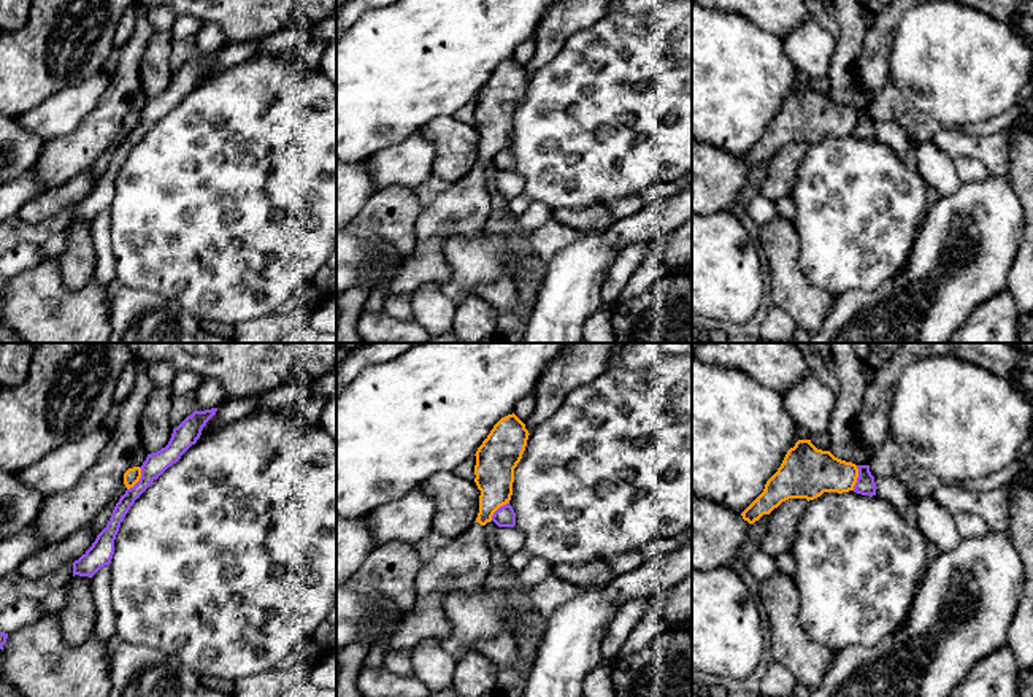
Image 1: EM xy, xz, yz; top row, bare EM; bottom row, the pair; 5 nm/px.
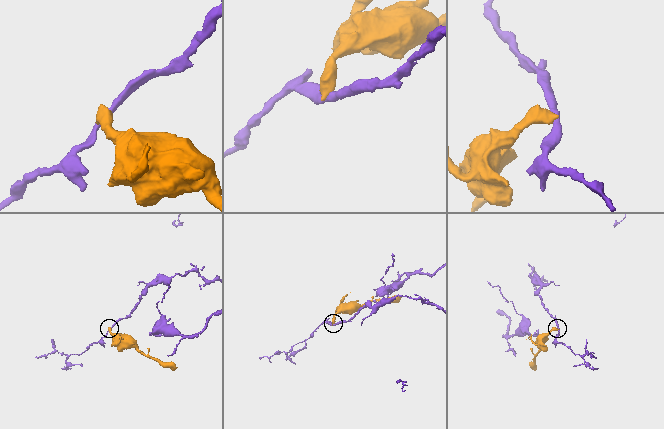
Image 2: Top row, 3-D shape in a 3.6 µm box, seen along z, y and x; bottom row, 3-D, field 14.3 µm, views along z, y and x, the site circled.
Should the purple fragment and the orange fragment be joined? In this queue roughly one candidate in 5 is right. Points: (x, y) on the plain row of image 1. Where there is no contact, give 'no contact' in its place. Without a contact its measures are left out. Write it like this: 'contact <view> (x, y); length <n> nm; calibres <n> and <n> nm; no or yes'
contact xy (140, 124); length 140 nm; calibres 110 and 80 nm; no

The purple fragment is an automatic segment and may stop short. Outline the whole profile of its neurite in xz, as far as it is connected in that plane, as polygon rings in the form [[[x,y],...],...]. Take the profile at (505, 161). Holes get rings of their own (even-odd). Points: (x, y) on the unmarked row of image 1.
[[[506,148],[493,157],[492,165],[498,171],[514,171],[516,170],[516,157],[514,157],[513,151],[509,148]]]

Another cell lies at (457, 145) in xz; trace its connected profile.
[[[443,116],[428,122],[420,132],[436,148],[432,175],[454,184],[476,167],[481,135],[474,125],[460,122],[454,116]]]

